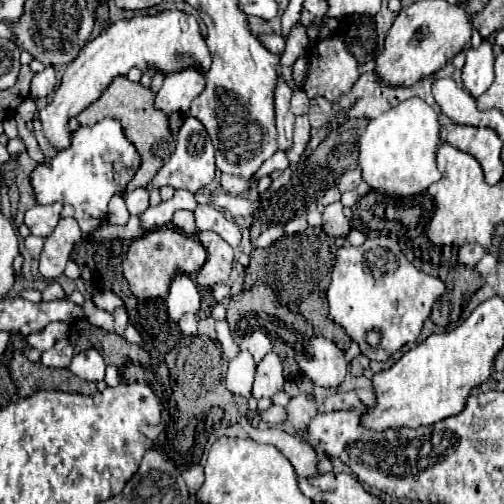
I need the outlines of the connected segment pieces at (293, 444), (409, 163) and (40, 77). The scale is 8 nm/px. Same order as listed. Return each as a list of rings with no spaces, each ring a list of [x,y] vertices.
[[[268,427],[264,431],[252,429],[248,435],[258,443],[276,445],[290,459],[290,463],[294,465],[294,469],[300,477],[316,477],[320,473],[316,469],[316,465],[320,461],[320,453],[316,453],[316,449],[312,449],[312,445],[308,441],[298,439],[276,427]]]
[[[412,97],[372,119],[360,137],[362,179],[376,191],[390,195],[416,195],[436,183],[442,173],[436,167],[436,149],[440,147],[438,113],[422,99]]]
[[[46,67],[44,71],[36,73],[30,81],[30,97],[38,99],[38,97],[48,97],[54,91],[56,85],[56,75],[52,67]]]

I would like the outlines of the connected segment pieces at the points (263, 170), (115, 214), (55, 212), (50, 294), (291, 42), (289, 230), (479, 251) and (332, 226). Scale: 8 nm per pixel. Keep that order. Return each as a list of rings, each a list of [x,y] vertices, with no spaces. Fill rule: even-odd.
[[[277,151],[272,159],[268,159],[268,161],[264,162],[264,165],[258,169],[258,173],[256,173],[256,179],[260,179],[260,177],[264,177],[264,175],[270,175],[272,171],[284,170],[286,167],[290,167],[290,161],[286,156],[286,153],[283,151]]]
[[[116,195],[116,197],[112,197],[112,201],[110,201],[110,205],[108,205],[108,221],[110,223],[114,223],[114,225],[126,225],[128,223],[128,209],[126,209],[126,203],[124,203],[124,199],[120,197],[120,195]]]
[[[52,203],[52,205],[34,205],[32,209],[26,211],[24,223],[30,227],[32,235],[38,237],[48,237],[54,227],[60,221],[60,211],[62,211],[62,203]]]
[[[50,283],[48,285],[48,289],[42,293],[42,297],[44,297],[44,301],[54,301],[54,299],[62,299],[62,297],[66,297],[66,293],[64,293],[64,289],[60,287],[60,283]]]
[[[296,23],[296,25],[290,29],[288,37],[286,37],[286,49],[284,49],[284,53],[282,53],[282,57],[280,57],[280,63],[278,63],[278,73],[280,73],[280,77],[284,79],[284,83],[286,83],[292,91],[298,89],[298,85],[296,85],[294,79],[292,79],[292,65],[294,65],[294,61],[296,61],[302,53],[308,51],[308,45],[310,45],[310,41],[308,41],[306,27],[304,27],[302,23]]]
[[[304,216],[295,217],[290,220],[284,227],[286,234],[292,235],[304,231],[308,227],[307,221]]]
[[[470,243],[470,245],[460,247],[458,261],[466,267],[476,267],[476,263],[482,259],[482,255],[484,255],[484,249],[478,243]]]
[[[332,203],[322,213],[322,229],[330,237],[346,237],[350,233],[348,219],[342,213],[342,203]]]

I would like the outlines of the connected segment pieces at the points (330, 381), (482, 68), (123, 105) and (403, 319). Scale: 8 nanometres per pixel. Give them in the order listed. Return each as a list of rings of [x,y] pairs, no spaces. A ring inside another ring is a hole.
[[[314,337],[306,347],[308,355],[298,355],[298,365],[306,377],[312,379],[314,385],[320,387],[338,387],[342,385],[348,363],[344,353],[334,345],[334,341],[324,337]]]
[[[484,41],[480,49],[468,49],[466,63],[462,69],[464,89],[478,99],[494,81],[494,53],[492,45]]]
[[[116,77],[110,87],[102,93],[102,97],[90,107],[86,107],[76,119],[80,125],[94,125],[96,121],[102,121],[106,117],[118,119],[122,123],[128,141],[132,141],[136,145],[136,151],[140,153],[140,169],[136,171],[136,177],[128,183],[126,193],[138,187],[146,187],[174,151],[174,137],[168,129],[168,117],[162,111],[154,109],[154,93],[150,89],[142,87],[140,83],[128,81],[126,77]]]
[[[390,237],[366,239],[360,247],[340,247],[328,287],[330,319],[360,345],[362,355],[388,361],[402,345],[416,341],[432,305],[446,293],[446,285],[418,271]]]

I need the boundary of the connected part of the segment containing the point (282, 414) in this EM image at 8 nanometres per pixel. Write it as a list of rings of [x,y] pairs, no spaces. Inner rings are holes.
[[[272,405],[270,409],[266,409],[264,413],[260,413],[262,421],[266,421],[268,425],[282,425],[284,421],[288,421],[288,411],[286,407],[278,407],[278,405]]]

